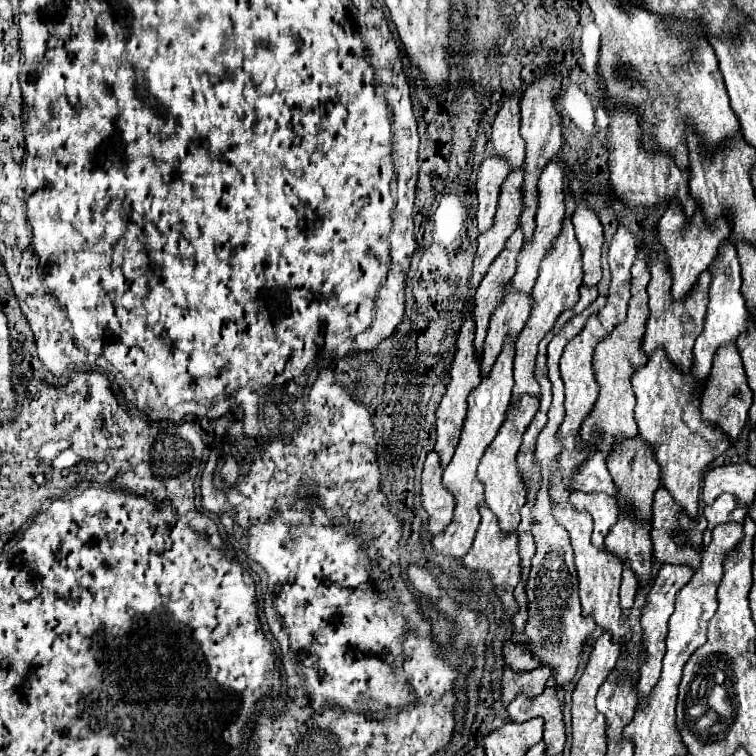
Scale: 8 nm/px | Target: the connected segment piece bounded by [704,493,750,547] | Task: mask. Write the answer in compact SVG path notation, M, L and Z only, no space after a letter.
M720 495L712 505L704 507L704 517L708 521L708 527L704 531L704 547L710 543L710 531L720 525L720 523L728 523L728 521L738 521L742 523L748 515L748 507L750 505L742 505L736 501L734 495Z

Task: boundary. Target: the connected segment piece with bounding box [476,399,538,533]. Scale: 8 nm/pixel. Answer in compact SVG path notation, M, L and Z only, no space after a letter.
M520 399L520 407L516 407L516 411L506 413L506 421L500 427L496 439L488 445L486 453L480 459L478 465L478 481L484 485L484 495L486 495L486 505L488 509L496 515L498 525L502 529L502 533L514 533L518 529L520 523L520 507L524 505L524 497L526 497L526 487L516 471L516 453L520 449L522 443L522 435L526 431L526 427L530 425L532 417L538 411L538 399Z

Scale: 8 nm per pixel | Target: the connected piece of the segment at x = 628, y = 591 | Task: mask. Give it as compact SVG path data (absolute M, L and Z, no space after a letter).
M624 567L622 587L620 587L620 603L624 603L626 611L632 607L634 595L636 595L636 579L632 579L632 573L628 571L628 567Z

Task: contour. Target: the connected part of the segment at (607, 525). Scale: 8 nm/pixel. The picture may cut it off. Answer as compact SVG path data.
M572 491L568 501L576 511L588 511L592 515L592 519L594 519L592 545L600 547L600 543L604 541L604 535L608 535L612 525L618 521L616 499L610 495L600 495L600 493Z

